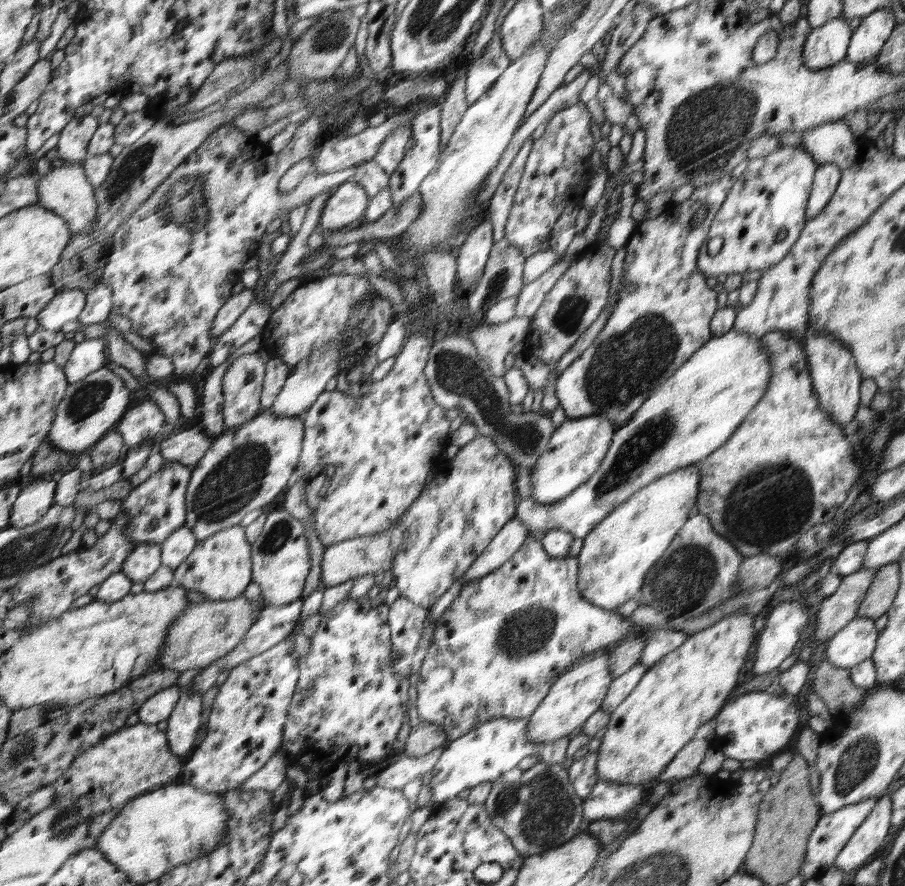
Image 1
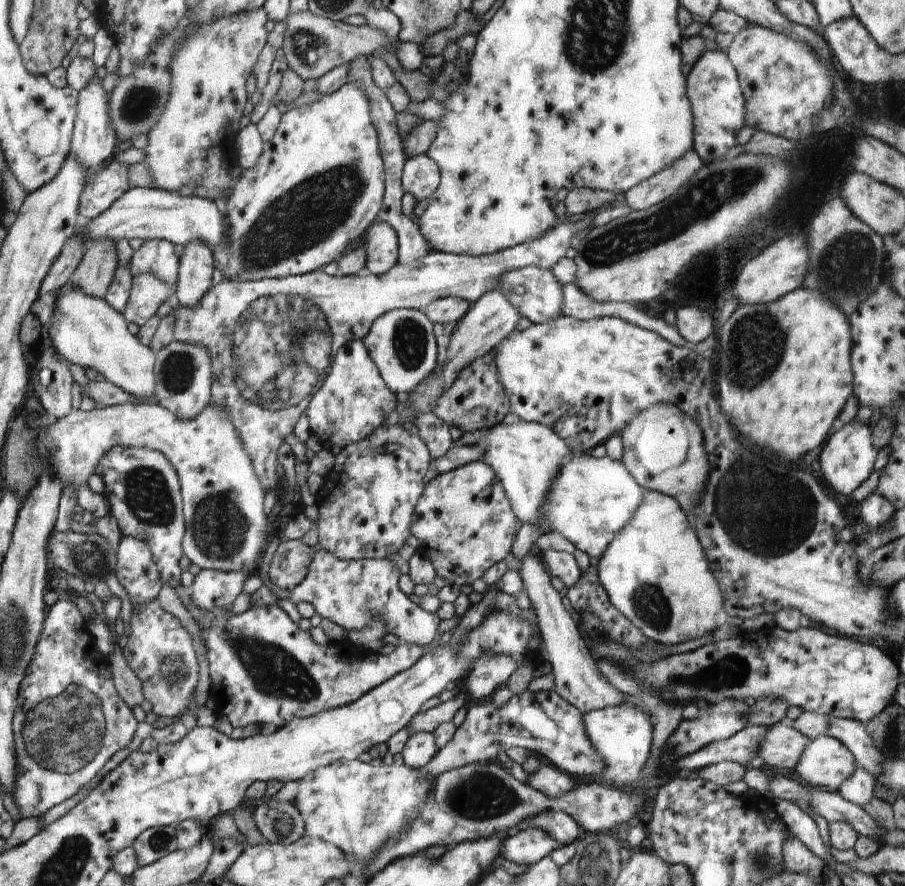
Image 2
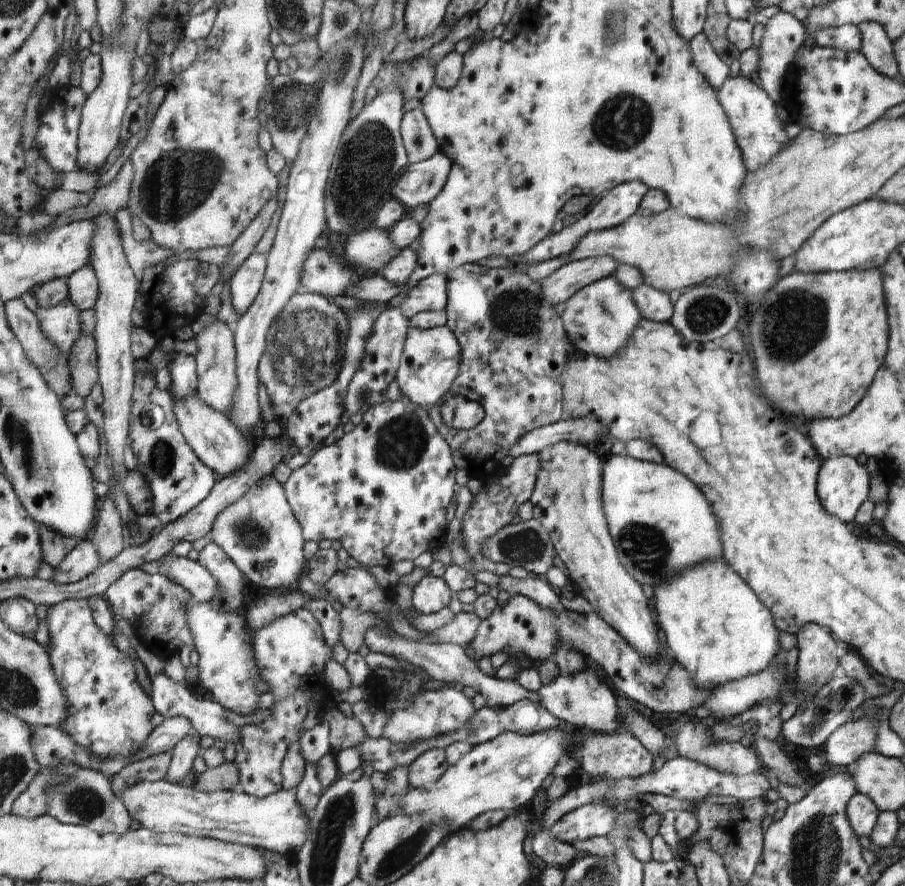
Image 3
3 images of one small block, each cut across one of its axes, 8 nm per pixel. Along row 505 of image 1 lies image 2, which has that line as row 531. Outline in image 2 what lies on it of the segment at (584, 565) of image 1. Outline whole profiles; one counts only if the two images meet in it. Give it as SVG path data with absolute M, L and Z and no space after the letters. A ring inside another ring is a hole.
M646 491L643 504L636 509L635 516L608 546L602 557L598 558L599 579L610 602L620 614L631 619L643 632L648 642L660 645L682 644L694 638L702 638L715 630L716 618L724 606L718 582L710 572L706 554L698 540L697 533L682 504L671 496L656 491Z

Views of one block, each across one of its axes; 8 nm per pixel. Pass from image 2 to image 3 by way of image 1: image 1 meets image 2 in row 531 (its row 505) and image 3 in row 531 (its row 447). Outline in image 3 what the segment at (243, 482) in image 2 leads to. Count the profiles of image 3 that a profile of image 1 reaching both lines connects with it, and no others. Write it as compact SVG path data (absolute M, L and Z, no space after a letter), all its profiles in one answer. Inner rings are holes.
M264 476L256 486L250 486L236 504L228 506L218 516L208 536L238 563L248 583L268 590L299 590L300 572L306 564L303 530L300 530L300 522L296 522L284 491L274 476Z

